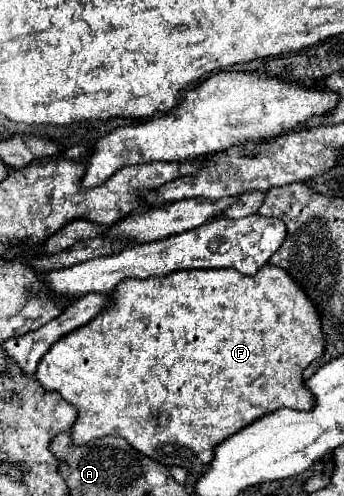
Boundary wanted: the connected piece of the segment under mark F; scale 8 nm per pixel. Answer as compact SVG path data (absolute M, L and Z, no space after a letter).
M271 264L263 266L255 276L243 276L233 268L221 268L221 270L179 270L161 278L149 278L149 280L133 280L125 278L119 282L113 292L109 294L109 302L105 310L101 310L91 322L85 326L65 334L59 338L49 352L41 358L35 380L45 388L47 392L57 392L63 400L67 400L71 406L77 406L77 420L71 428L71 440L73 444L87 444L95 438L103 436L115 436L125 438L135 450L149 456L151 460L165 464L165 466L183 466L183 468L195 468L205 466L211 462L211 450L235 434L237 430L245 428L247 424L255 422L257 418L279 410L279 408L297 408L297 410L309 410L313 406L313 398L309 390L303 386L301 372L323 354L325 340L321 334L321 322L317 316L315 306L305 298L305 292L285 274L281 268L273 268Z

